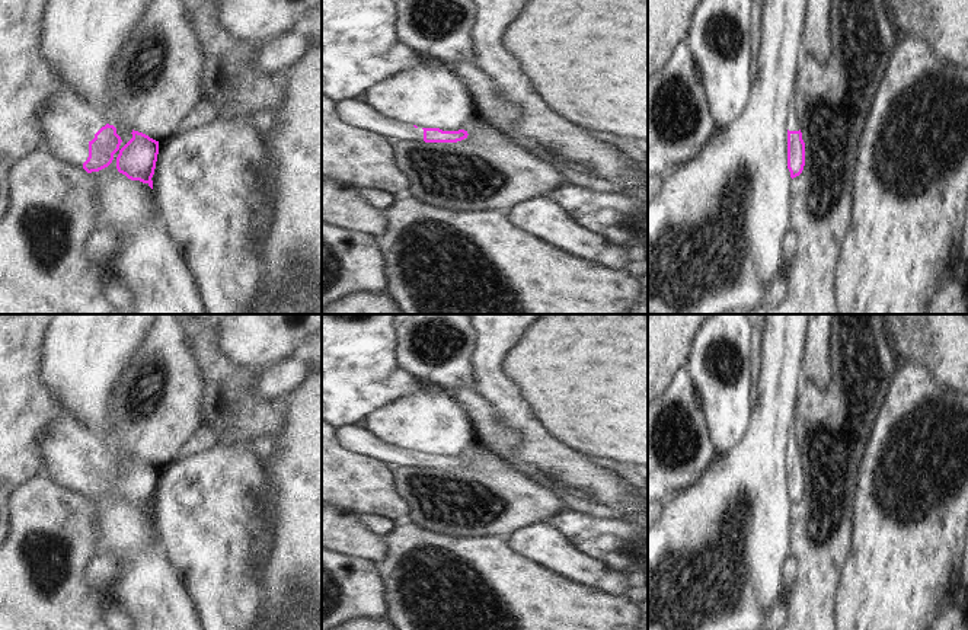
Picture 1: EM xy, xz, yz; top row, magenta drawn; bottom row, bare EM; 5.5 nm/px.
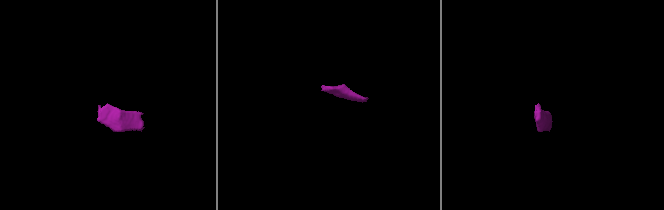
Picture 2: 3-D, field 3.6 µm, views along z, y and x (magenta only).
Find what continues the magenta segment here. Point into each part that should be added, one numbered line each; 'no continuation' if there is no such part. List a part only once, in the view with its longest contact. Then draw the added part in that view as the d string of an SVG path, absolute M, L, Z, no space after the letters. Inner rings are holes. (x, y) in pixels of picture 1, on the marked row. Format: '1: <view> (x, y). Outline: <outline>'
1: xy (67, 121). Outline: M60 89L38 111L35 125L41 147L74 167L83 167L89 143L108 119L79 93Z

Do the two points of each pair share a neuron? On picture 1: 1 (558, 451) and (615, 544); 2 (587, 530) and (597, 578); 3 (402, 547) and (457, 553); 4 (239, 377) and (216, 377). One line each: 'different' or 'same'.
1: different
2: different
3: same
4: same

